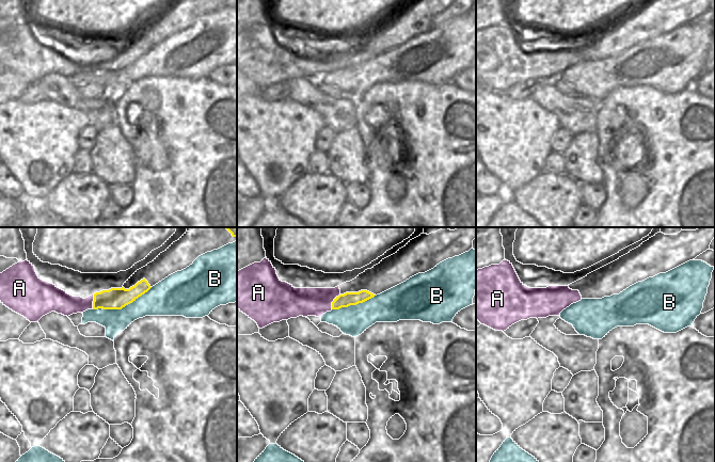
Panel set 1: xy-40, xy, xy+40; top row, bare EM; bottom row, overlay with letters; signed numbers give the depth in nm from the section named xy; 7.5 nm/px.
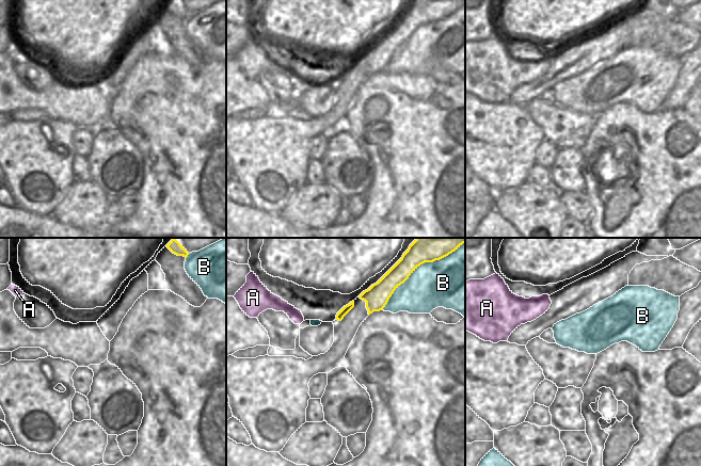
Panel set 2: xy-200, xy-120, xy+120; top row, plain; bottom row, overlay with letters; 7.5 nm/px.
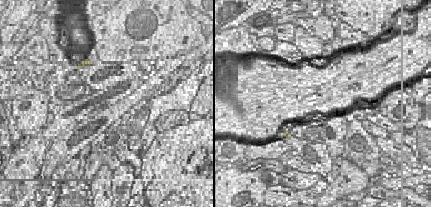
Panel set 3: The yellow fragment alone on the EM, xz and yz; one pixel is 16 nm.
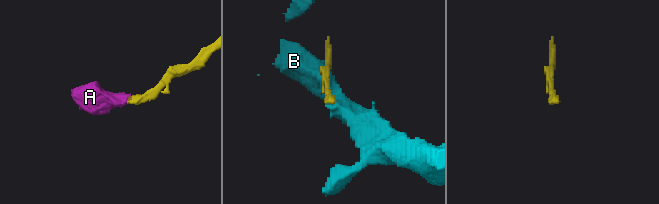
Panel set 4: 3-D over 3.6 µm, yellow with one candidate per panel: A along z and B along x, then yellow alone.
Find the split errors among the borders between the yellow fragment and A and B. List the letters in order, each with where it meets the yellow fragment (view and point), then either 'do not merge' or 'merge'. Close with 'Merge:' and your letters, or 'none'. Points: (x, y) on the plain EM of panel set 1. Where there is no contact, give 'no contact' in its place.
A: contact xy (333, 62); merge
B: contact xy-40 (122, 68); do not merge
Merge: A

